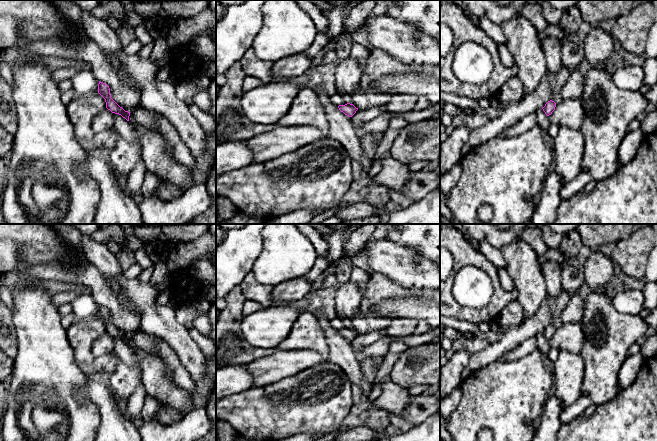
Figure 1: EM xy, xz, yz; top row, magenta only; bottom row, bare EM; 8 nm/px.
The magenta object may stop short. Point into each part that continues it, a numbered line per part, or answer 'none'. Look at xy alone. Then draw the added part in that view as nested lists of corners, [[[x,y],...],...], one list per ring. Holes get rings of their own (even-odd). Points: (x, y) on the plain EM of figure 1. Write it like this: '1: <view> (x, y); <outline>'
none

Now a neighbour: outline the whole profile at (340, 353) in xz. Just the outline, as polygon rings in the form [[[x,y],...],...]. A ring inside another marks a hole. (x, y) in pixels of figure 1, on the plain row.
[[[315,315],[324,332],[328,349],[328,361],[339,366],[352,384],[358,385],[364,394],[369,397],[374,383],[365,380],[354,352],[351,349],[351,341],[341,336],[337,329],[331,325],[331,320],[323,315]]]

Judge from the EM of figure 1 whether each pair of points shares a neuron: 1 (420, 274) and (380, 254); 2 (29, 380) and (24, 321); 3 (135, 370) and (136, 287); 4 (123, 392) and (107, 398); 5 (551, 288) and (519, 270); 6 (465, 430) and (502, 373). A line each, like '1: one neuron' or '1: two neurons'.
1: one neuron
2: one neuron
3: two neurons
4: two neurons
5: two neurons
6: one neuron

